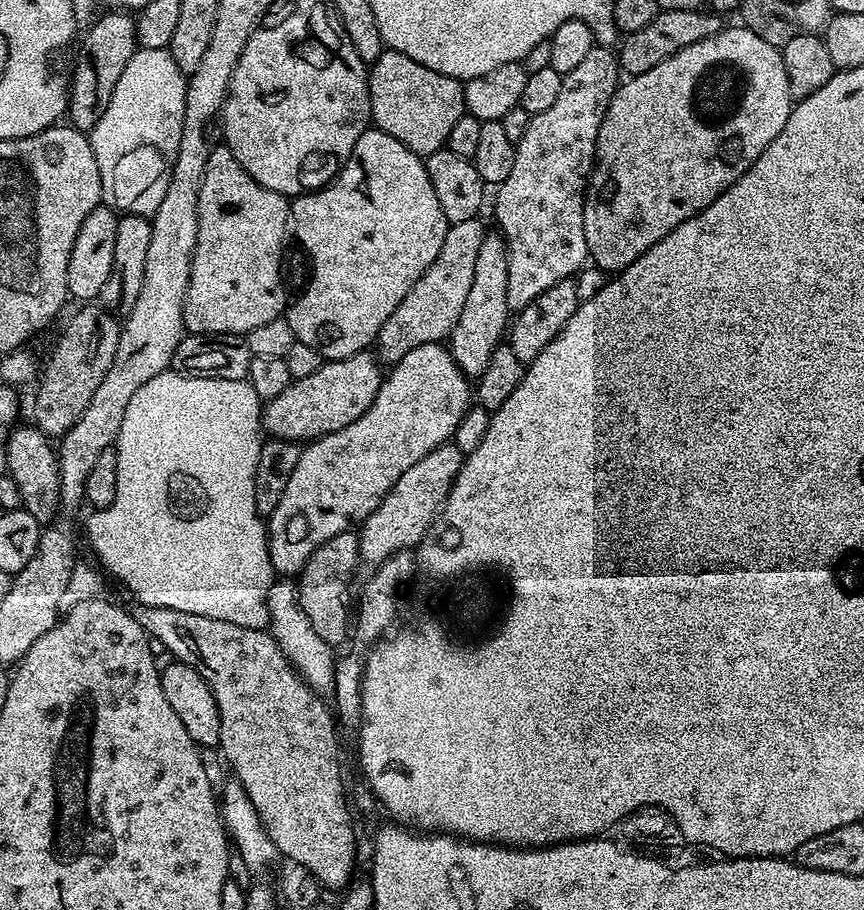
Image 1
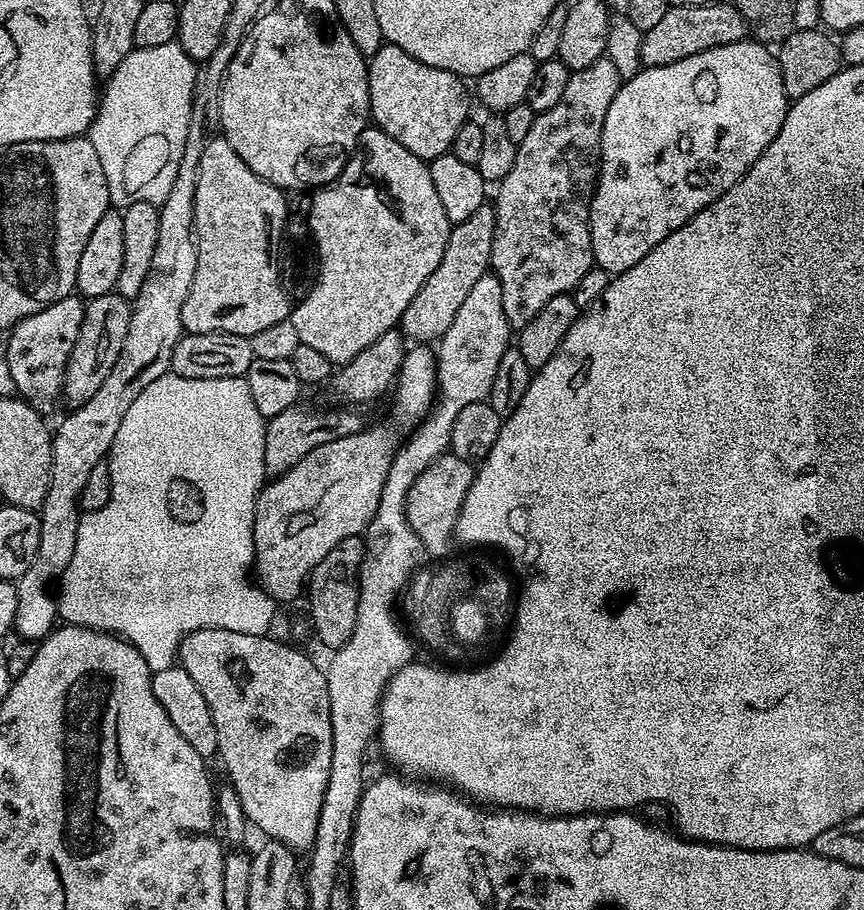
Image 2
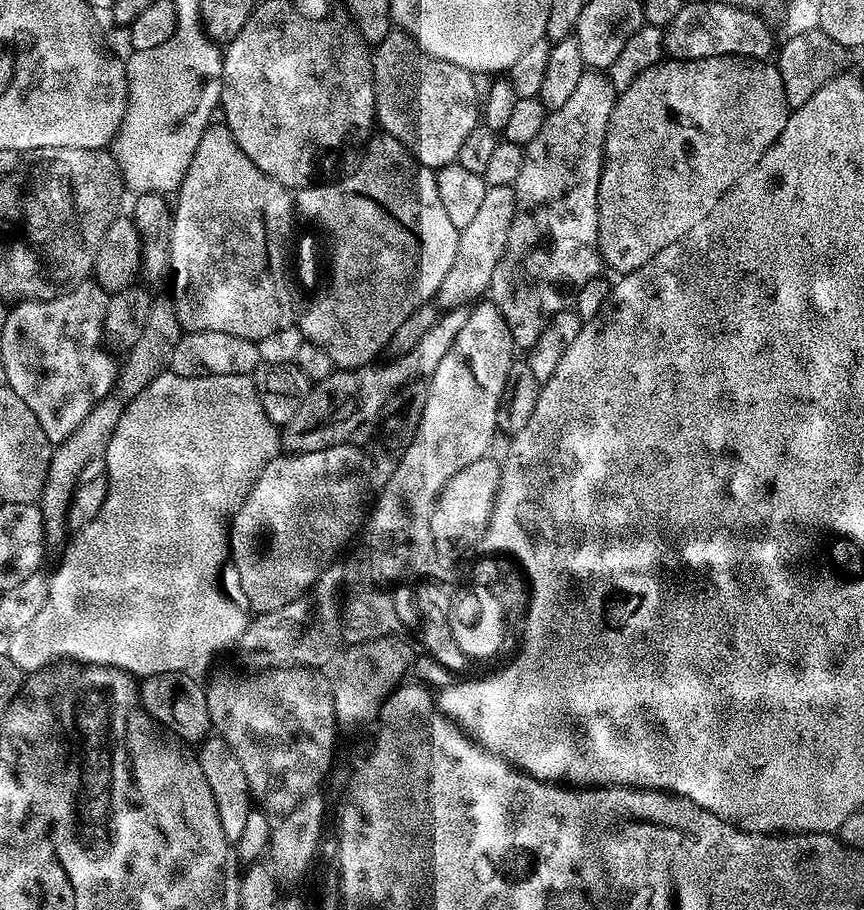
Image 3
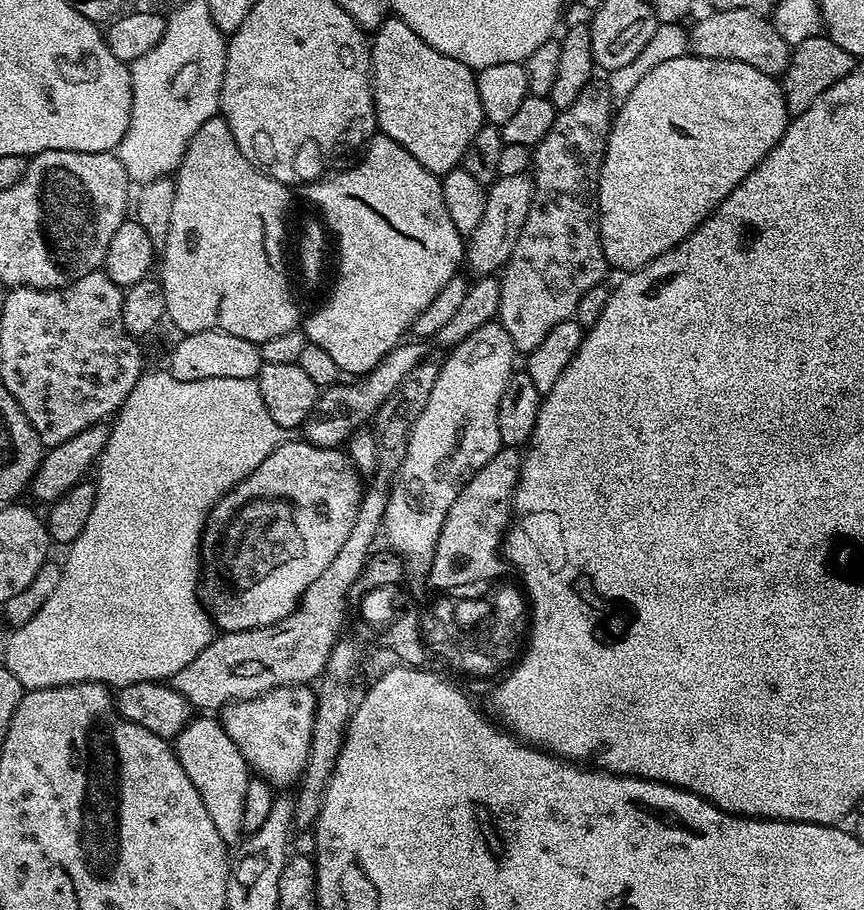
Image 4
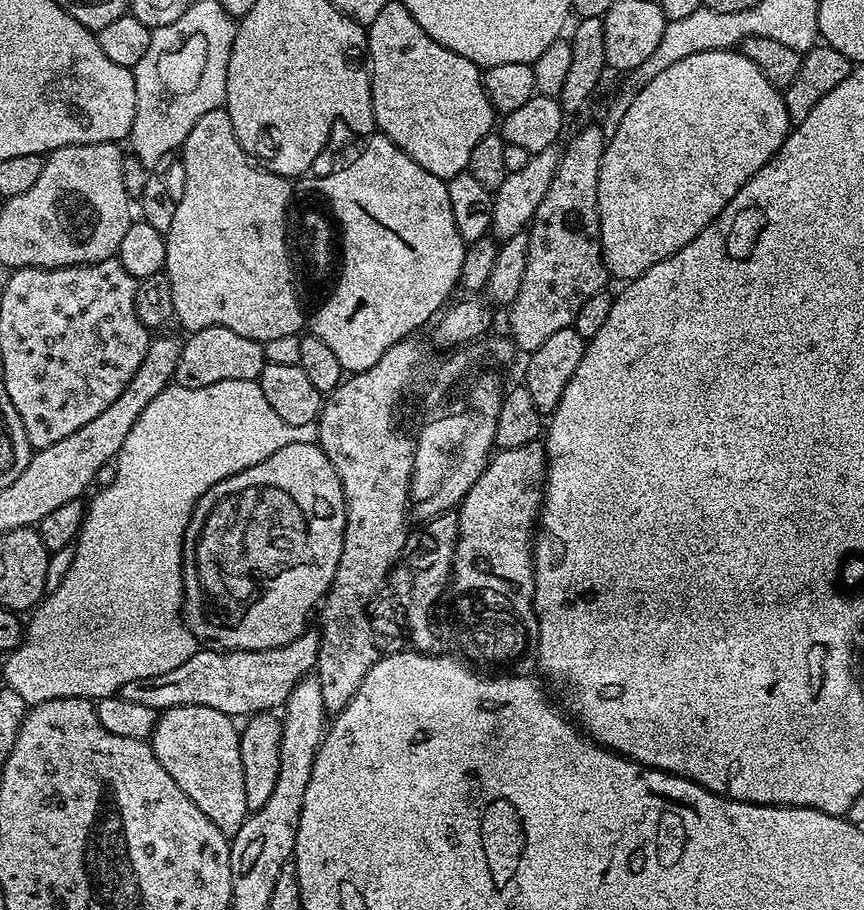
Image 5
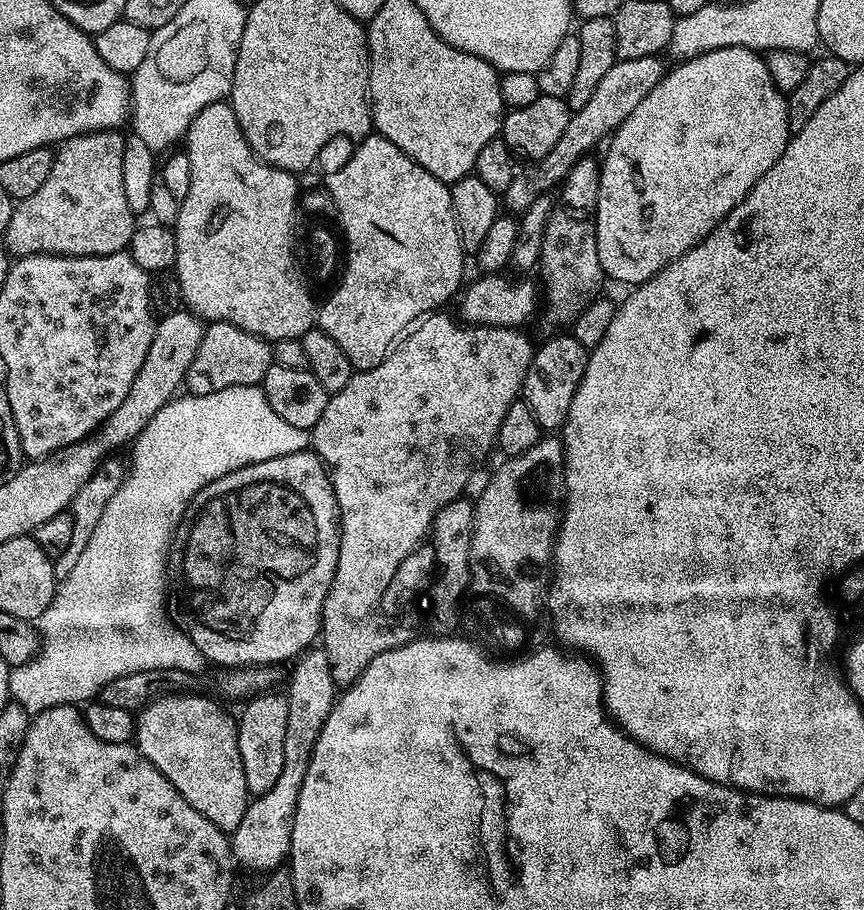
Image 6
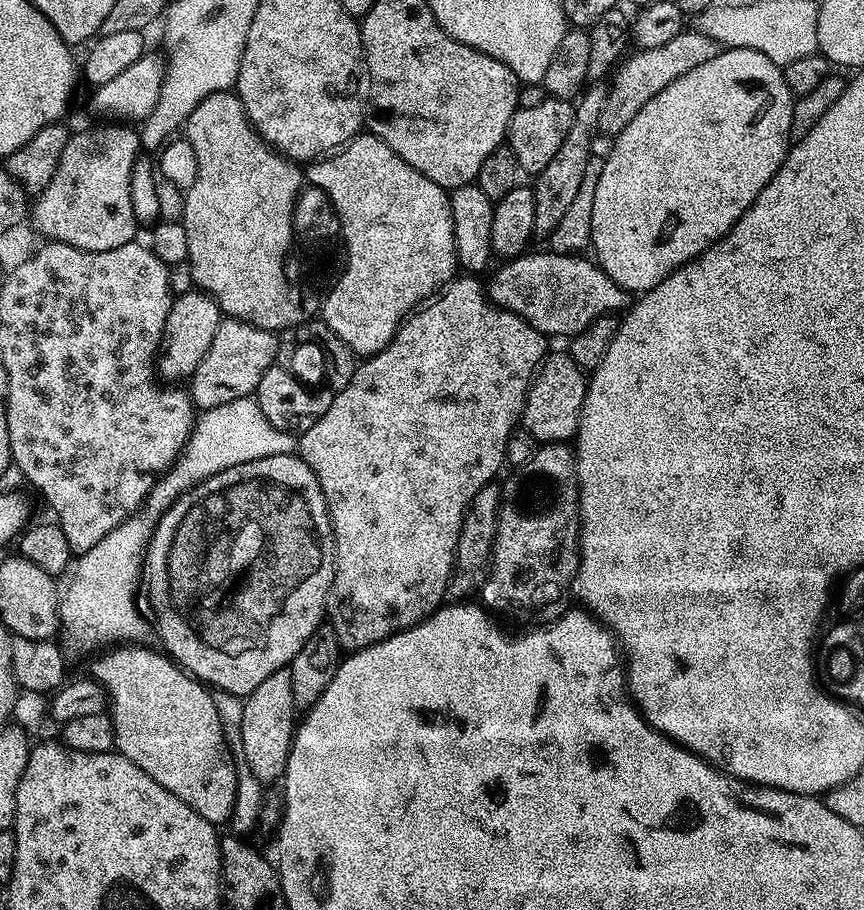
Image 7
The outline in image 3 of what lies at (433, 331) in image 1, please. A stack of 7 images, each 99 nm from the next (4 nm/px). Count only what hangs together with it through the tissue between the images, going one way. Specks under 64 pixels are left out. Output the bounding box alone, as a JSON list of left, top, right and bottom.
[434,185,516,310]

